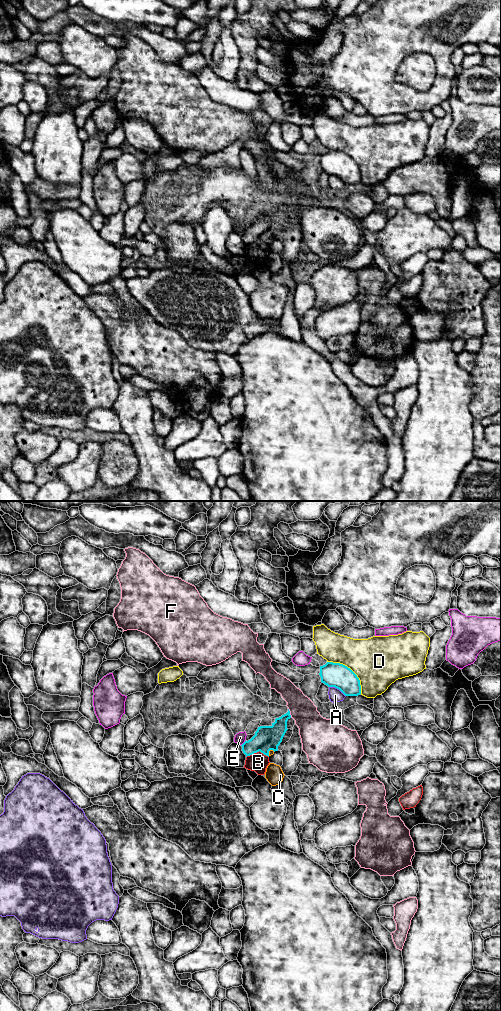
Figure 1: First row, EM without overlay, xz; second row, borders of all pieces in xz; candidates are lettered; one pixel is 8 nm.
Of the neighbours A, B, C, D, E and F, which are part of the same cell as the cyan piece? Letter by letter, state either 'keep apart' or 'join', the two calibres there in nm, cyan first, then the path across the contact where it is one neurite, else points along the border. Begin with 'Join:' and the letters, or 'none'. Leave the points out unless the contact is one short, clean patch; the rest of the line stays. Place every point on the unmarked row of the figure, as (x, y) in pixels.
Join: none
A: keep apart; calibres 200 and 110 nm
B: keep apart; calibres 200 and 160 nm
C: keep apart; calibres 200 and 50 nm
D: keep apart; calibres 200 and 400 nm
E: keep apart; calibres 200 and 90 nm
F: keep apart; calibres 190 and 260 nm

